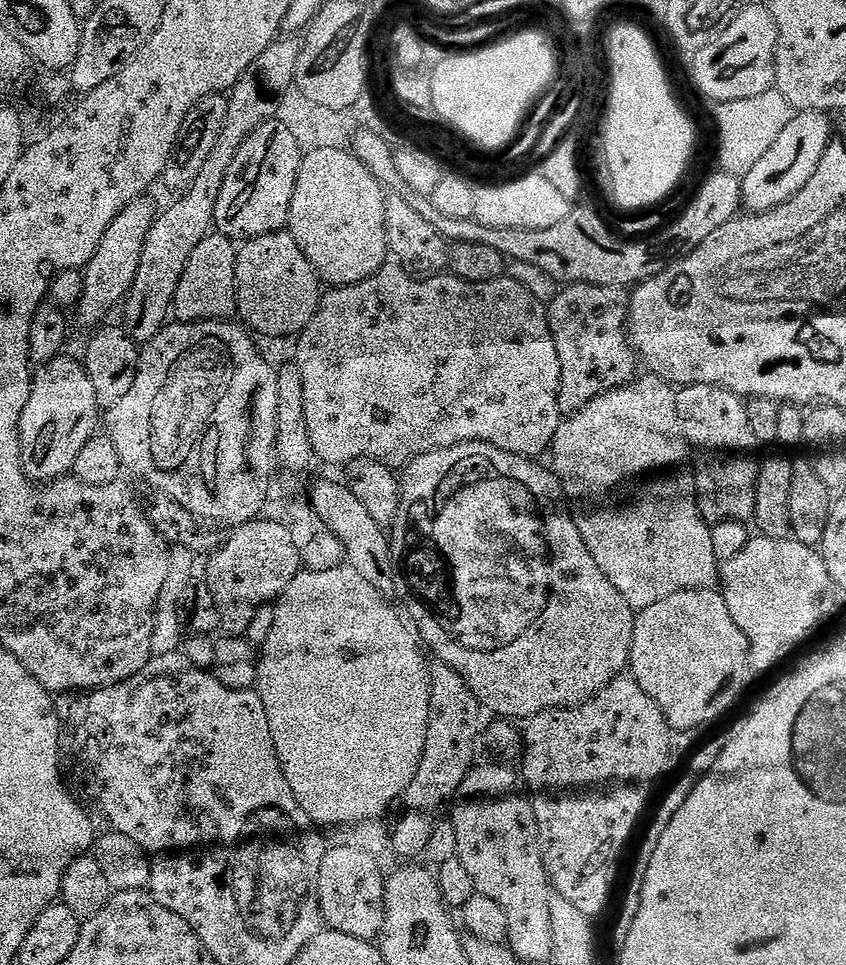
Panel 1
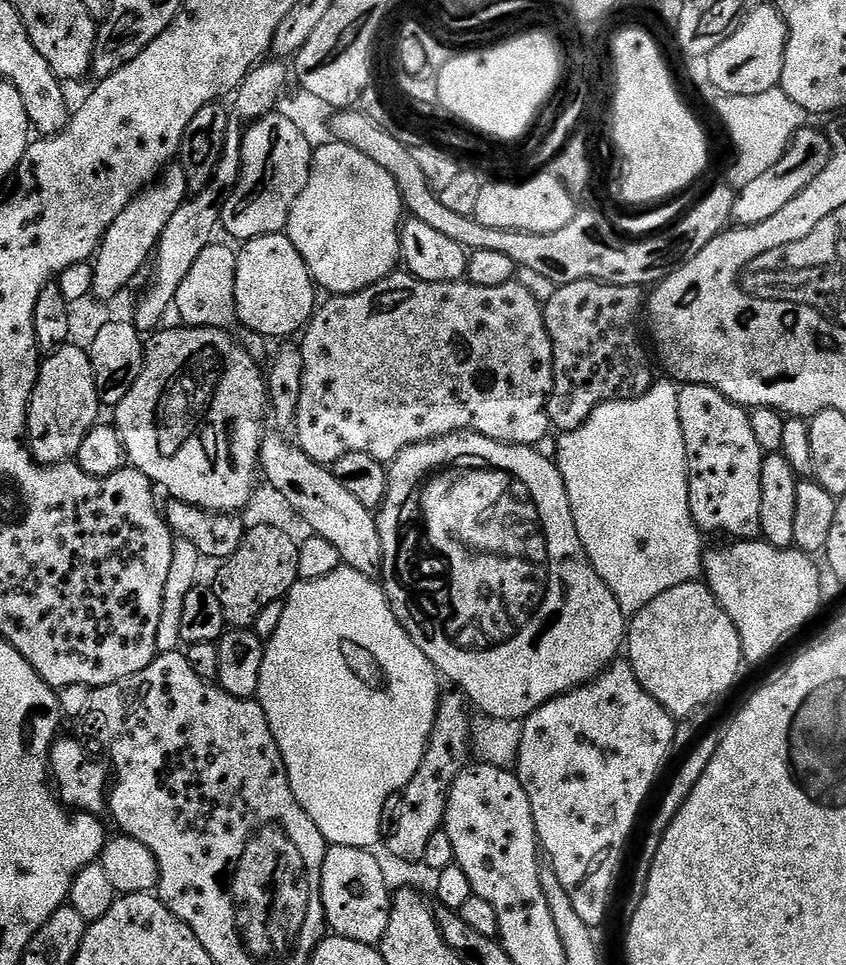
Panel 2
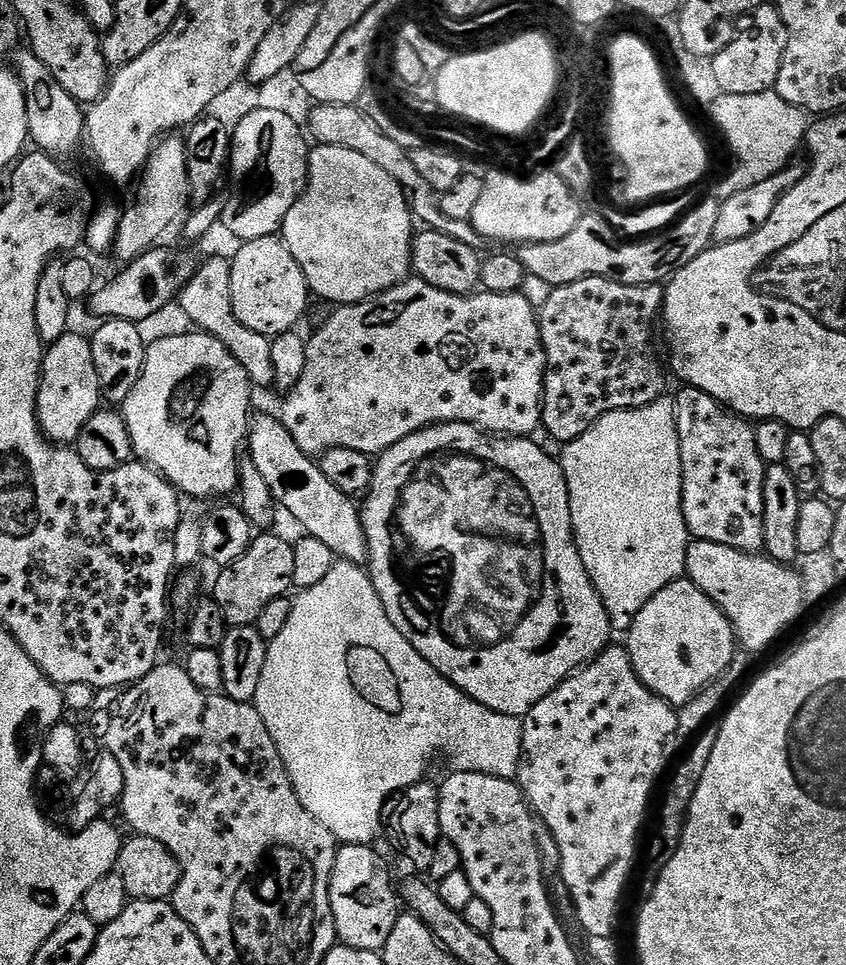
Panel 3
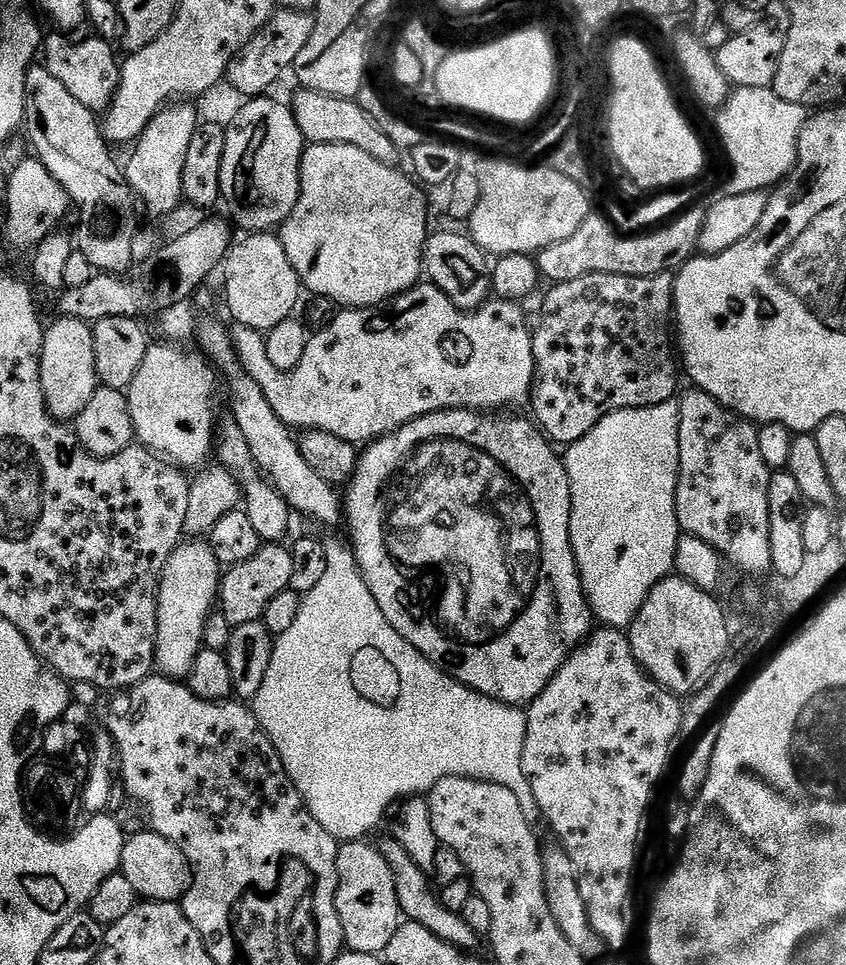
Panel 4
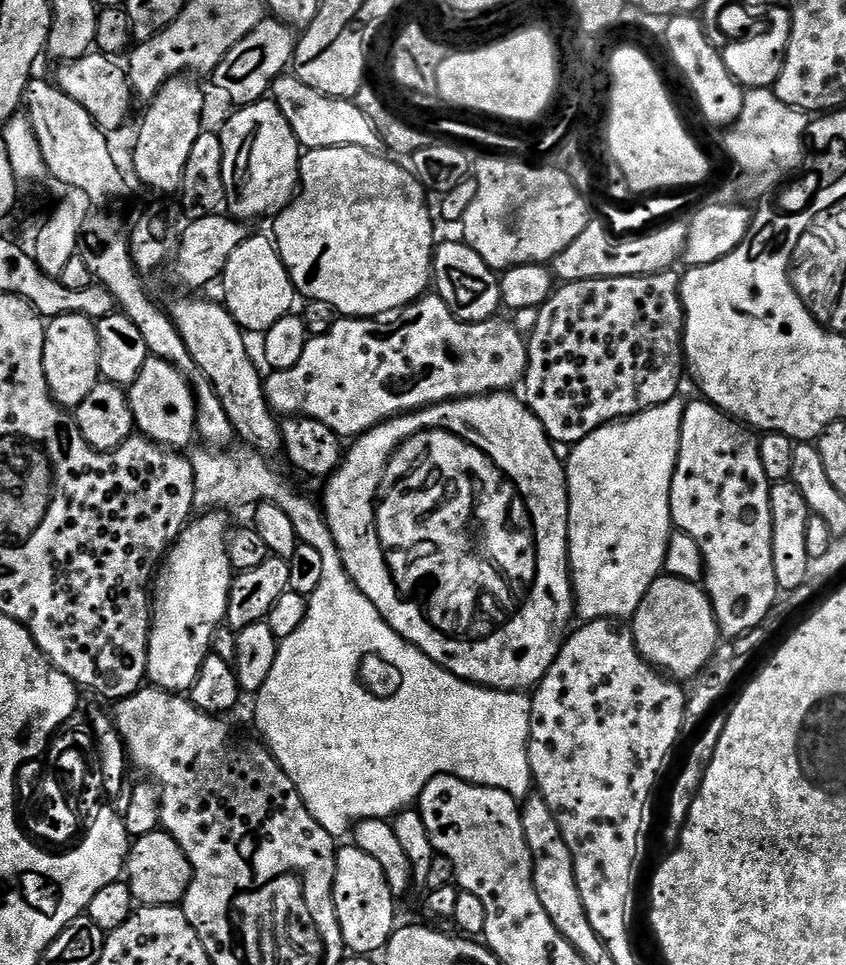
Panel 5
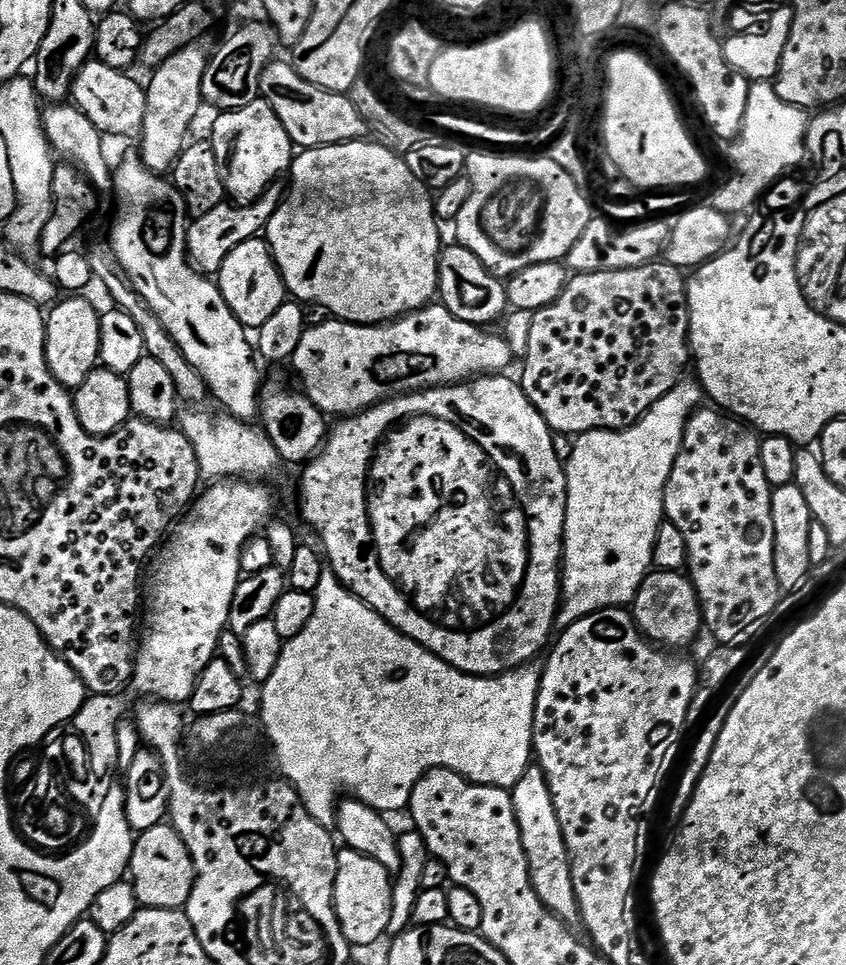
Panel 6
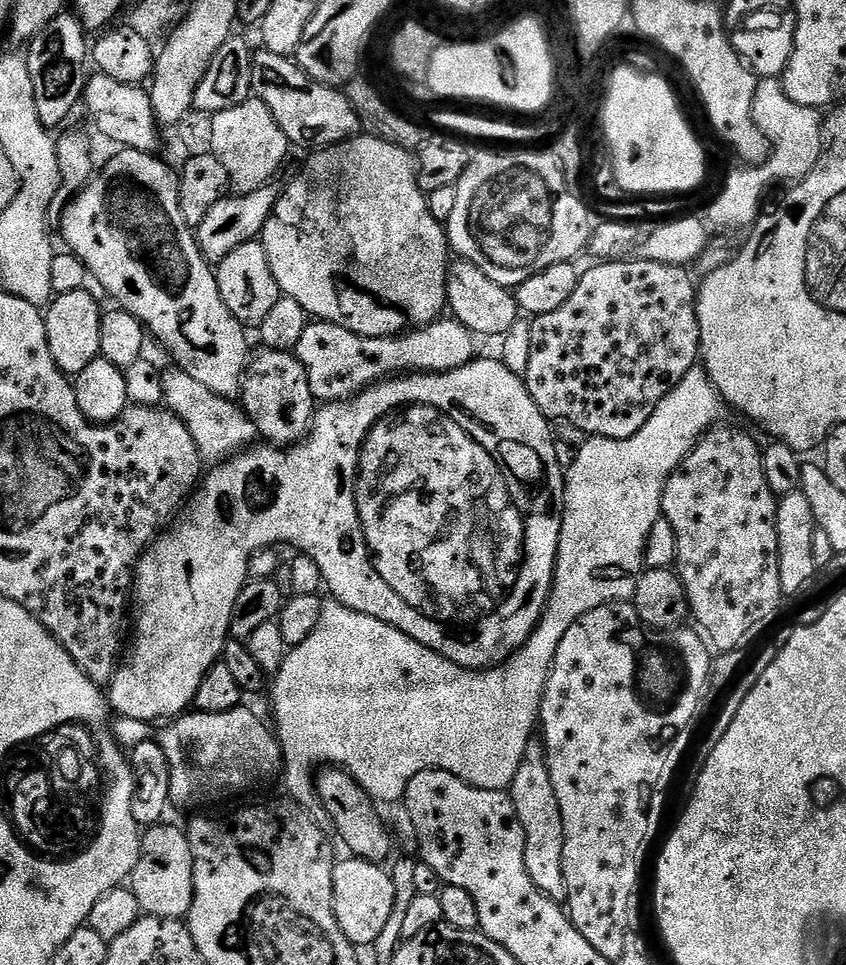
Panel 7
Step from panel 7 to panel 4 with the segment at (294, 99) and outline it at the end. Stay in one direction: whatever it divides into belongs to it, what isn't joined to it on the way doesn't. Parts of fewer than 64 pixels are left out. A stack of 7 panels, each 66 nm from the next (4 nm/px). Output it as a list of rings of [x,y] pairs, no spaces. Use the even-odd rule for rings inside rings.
[[[297,91],[296,101],[291,101],[292,116],[298,130],[308,144],[353,144],[358,150],[366,150],[370,158],[383,164],[395,165],[398,151],[390,138],[359,107],[355,99],[339,100],[337,96],[323,96],[320,92]]]

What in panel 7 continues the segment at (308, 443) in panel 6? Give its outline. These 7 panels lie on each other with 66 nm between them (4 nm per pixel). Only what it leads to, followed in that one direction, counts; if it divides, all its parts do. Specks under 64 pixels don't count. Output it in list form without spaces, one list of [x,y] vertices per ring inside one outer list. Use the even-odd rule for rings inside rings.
[[[261,347],[259,351],[251,353],[239,403],[254,422],[257,433],[267,443],[273,446],[299,444],[308,437],[318,407],[316,396],[310,390],[310,378],[306,378],[306,366],[302,366],[292,352],[266,347]]]

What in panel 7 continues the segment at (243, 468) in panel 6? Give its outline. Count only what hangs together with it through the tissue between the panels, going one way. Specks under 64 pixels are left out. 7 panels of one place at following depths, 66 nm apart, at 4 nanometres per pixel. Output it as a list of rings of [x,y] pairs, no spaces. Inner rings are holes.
[[[179,370],[171,371],[163,373],[163,403],[167,411],[173,412],[190,430],[190,438],[194,438],[194,446],[198,446],[201,461],[208,463],[209,460],[209,465],[215,466],[229,456],[235,456],[238,450],[257,443],[258,433],[254,422],[236,400],[227,400],[214,394],[210,386],[202,386],[202,382],[190,378],[190,374]]]

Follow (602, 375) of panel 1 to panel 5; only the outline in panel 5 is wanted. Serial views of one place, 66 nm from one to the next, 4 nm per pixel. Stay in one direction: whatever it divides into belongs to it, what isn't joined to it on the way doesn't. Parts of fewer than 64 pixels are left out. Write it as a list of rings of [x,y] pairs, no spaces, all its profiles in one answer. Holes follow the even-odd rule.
[[[675,271],[655,272],[645,276],[623,276],[622,278],[594,278],[582,282],[561,283],[548,297],[547,302],[535,313],[536,321],[532,324],[532,337],[527,337],[528,368],[524,372],[522,381],[522,399],[529,410],[542,422],[546,434],[557,445],[571,446],[586,438],[603,424],[613,424],[616,420],[627,420],[630,416],[637,416],[647,408],[665,404],[677,399],[680,379],[685,379],[686,365],[684,363],[684,307],[680,302],[680,281]]]

